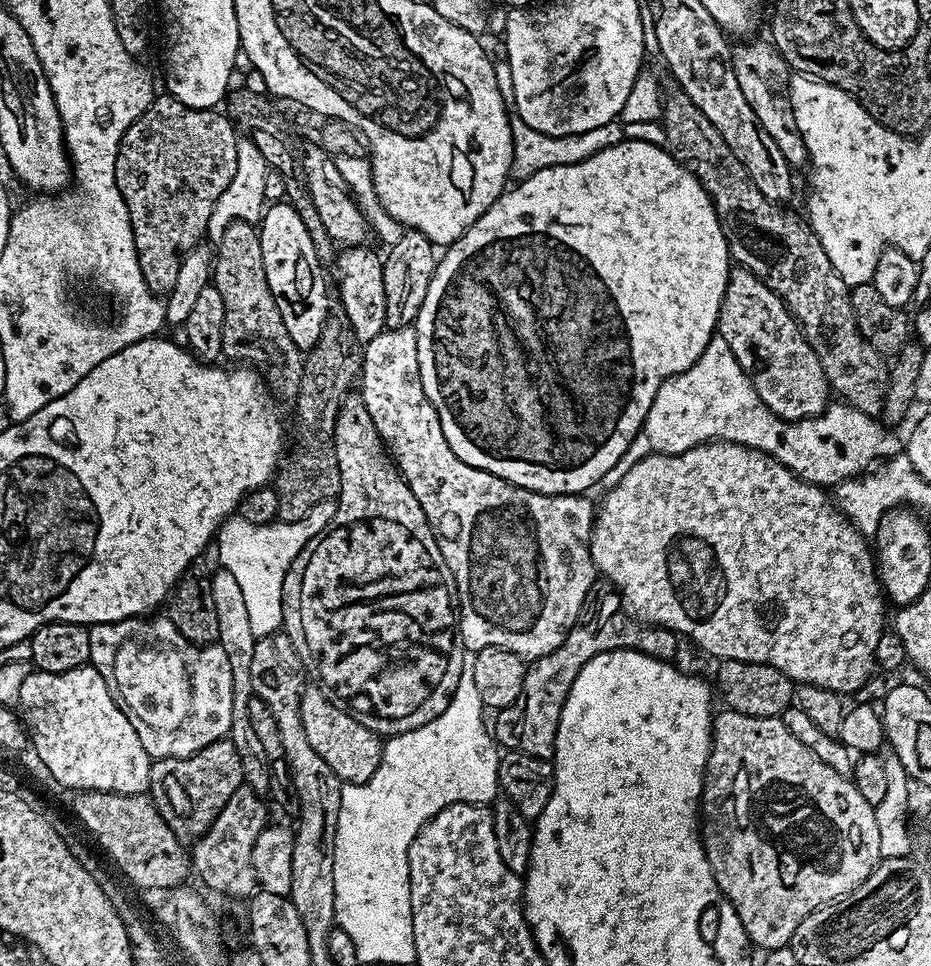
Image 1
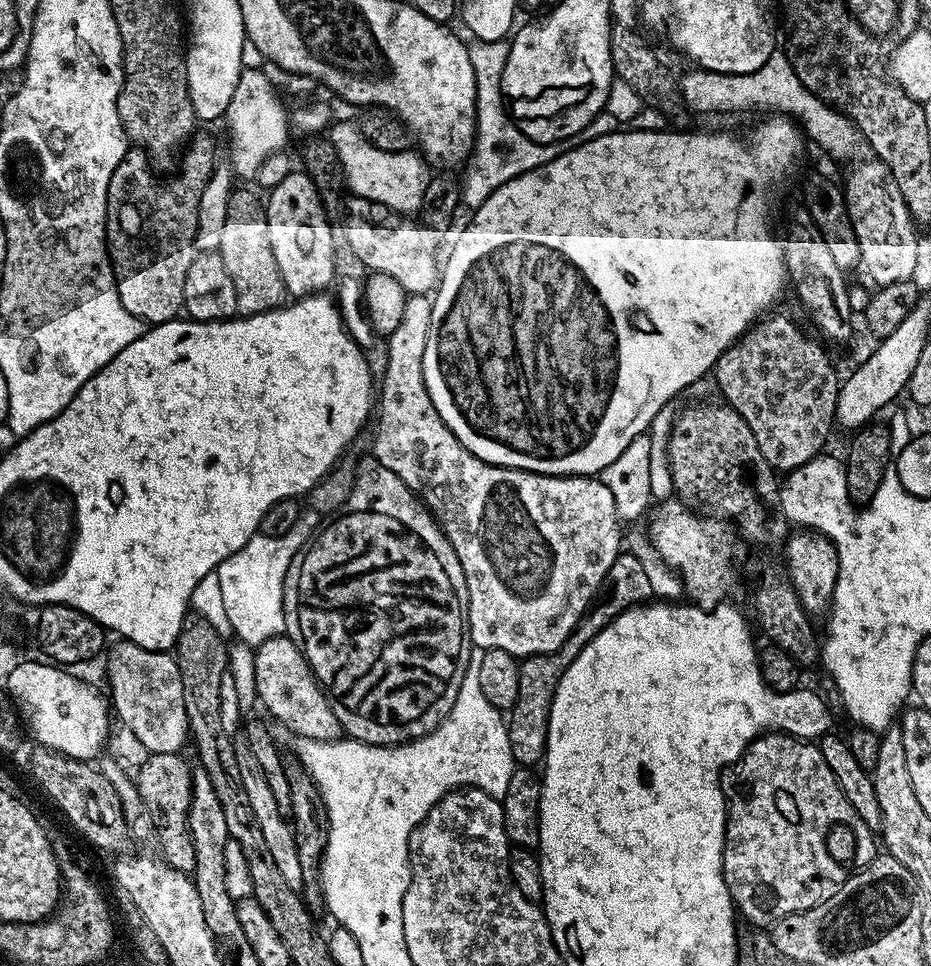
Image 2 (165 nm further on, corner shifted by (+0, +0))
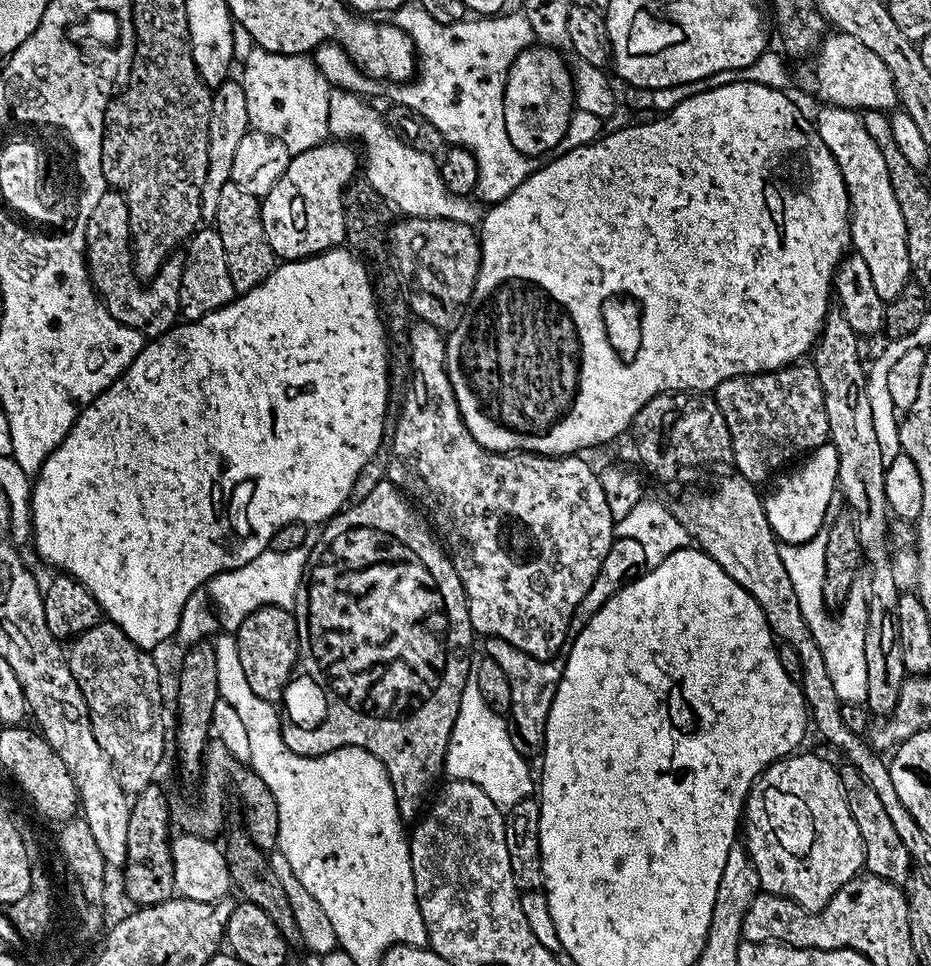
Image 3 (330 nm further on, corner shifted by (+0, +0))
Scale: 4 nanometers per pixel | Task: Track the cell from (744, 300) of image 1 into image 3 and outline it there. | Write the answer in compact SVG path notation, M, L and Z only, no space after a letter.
M797 362L787 364L785 368L776 368L772 372L735 376L724 380L714 389L714 399L722 412L722 418L726 420L732 439L731 463L736 463L735 471L747 478L751 484L763 485L763 480L771 472L779 473L787 460L795 461L811 452L813 448L829 443L822 382L818 382L815 363Z

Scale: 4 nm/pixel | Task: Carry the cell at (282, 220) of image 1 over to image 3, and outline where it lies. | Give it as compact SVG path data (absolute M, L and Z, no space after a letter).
M325 142L293 155L286 166L286 174L282 174L280 181L264 195L260 206L266 238L281 261L305 260L308 256L317 256L320 252L328 252L345 243L344 189L353 183L357 175L356 168L358 172L358 152L348 142Z

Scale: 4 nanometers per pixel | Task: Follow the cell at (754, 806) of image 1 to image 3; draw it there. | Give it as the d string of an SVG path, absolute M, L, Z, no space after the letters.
M803 752L786 756L783 760L775 760L752 784L742 813L742 836L746 841L746 851L752 857L752 865L760 879L761 889L775 896L785 896L789 902L796 904L798 907L807 908L809 912L816 912L820 908L824 908L826 902L830 902L830 898L846 882L850 882L856 876L861 875L864 868L864 843L858 834L858 826L854 826L854 814L850 814L850 806L844 796L844 787L840 781L839 771L835 767L832 769L822 757L811 756L810 753Z

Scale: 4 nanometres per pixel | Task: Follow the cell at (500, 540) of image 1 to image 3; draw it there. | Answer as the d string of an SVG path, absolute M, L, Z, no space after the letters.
M416 322L409 329L411 376L408 380L408 389L405 390L404 402L398 408L400 417L396 420L396 429L393 432L391 429L390 432L387 479L391 480L401 492L411 497L423 509L426 516L426 511L428 511L429 517L427 516L427 519L430 521L431 527L438 533L439 539L442 541L448 556L452 559L454 570L464 587L473 633L480 635L481 632L481 637L484 638L497 636L510 642L510 646L514 646L519 652L525 652L539 660L547 660L555 657L556 651L560 647L562 647L561 649L565 647L570 636L568 630L570 618L574 614L578 602L582 602L586 590L590 590L594 578L598 578L602 558L606 558L606 550L610 550L612 545L614 523L607 506L606 494L603 493L602 482L597 469L592 469L586 461L580 460L584 458L579 455L536 456L533 452L492 452L489 448L483 448L474 438L474 434L470 434L470 430L466 430L466 422L458 410L458 402L454 398L454 390L450 386L450 378L446 370L445 339L445 333L432 324Z

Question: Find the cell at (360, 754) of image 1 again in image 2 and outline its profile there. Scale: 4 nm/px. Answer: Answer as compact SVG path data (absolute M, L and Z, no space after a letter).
M285 634L263 640L255 653L256 694L262 708L264 704L265 710L278 723L285 724L293 737L302 736L318 742L341 739L342 729L332 709L332 701L316 683L316 675L298 645Z

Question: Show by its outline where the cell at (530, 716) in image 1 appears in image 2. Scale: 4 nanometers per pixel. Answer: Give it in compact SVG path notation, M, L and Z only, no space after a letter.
M627 550L621 551L614 558L614 566L606 574L606 578L600 584L600 591L596 593L587 610L578 618L574 630L558 646L558 650L538 654L537 656L525 656L520 660L520 673L518 674L518 698L510 709L507 717L508 737L510 738L510 750L513 761L520 766L536 766L543 761L544 753L548 750L548 719L554 702L554 694L558 690L558 682L562 682L562 674L582 654L582 650L589 642L606 627L618 614L622 614L628 608L644 606L653 599L650 590L650 581L646 578L646 570L642 570L642 562L634 558L634 554Z

